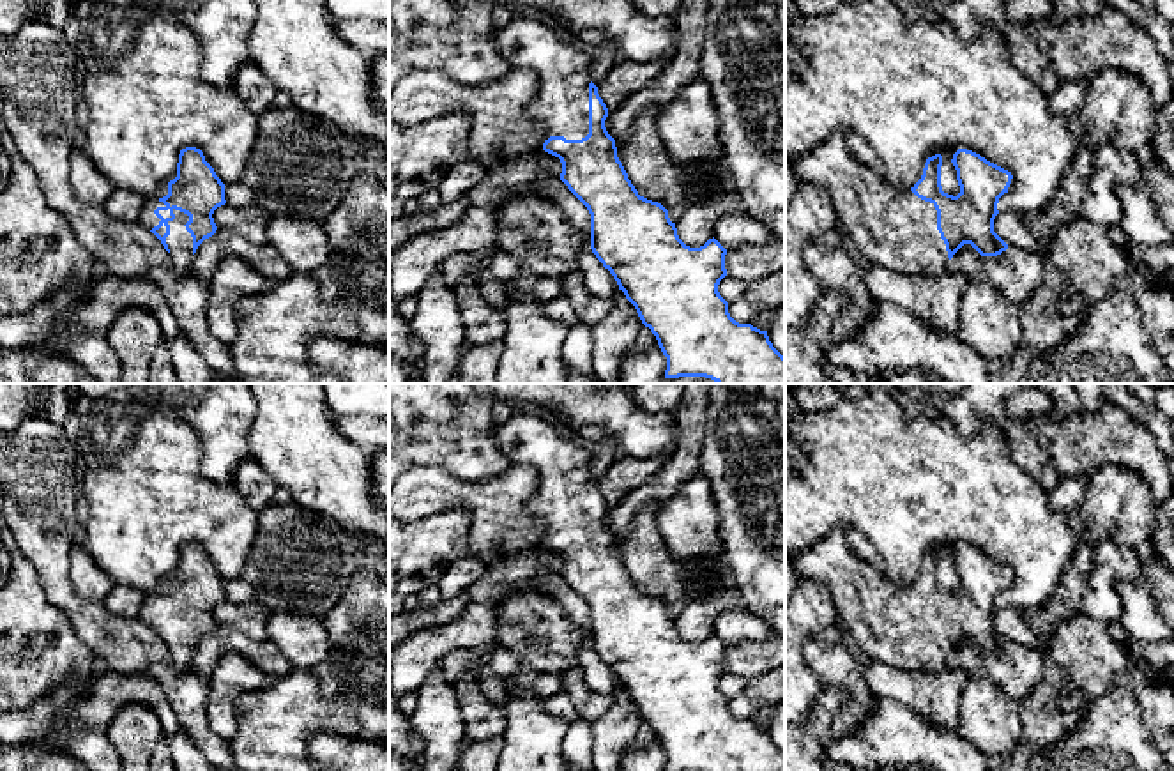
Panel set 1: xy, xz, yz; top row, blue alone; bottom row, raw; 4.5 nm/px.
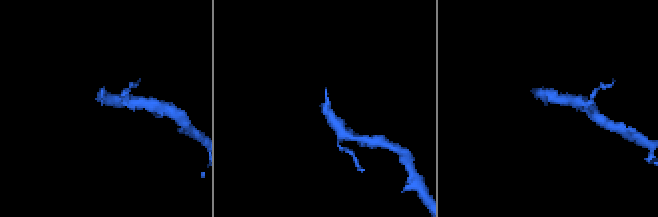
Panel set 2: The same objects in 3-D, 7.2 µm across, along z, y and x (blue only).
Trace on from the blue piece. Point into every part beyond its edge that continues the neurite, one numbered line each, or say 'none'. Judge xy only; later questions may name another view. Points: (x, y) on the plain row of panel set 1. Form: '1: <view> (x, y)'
1: xy (179, 637)

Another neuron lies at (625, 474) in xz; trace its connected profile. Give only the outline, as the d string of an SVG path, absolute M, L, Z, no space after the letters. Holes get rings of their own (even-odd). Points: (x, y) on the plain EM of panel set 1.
M631 456L617 458L598 483L598 490L608 509L619 506L633 490L642 486L651 476L658 474L667 463L667 456L638 460Z

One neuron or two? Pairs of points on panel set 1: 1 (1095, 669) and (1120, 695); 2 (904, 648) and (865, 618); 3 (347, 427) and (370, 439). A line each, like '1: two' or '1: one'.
1: two
2: one
3: one

